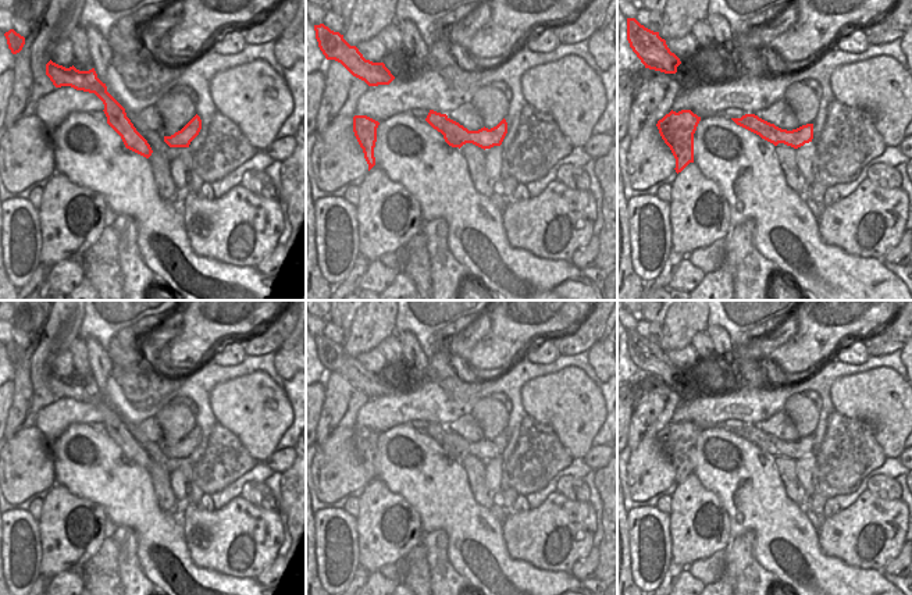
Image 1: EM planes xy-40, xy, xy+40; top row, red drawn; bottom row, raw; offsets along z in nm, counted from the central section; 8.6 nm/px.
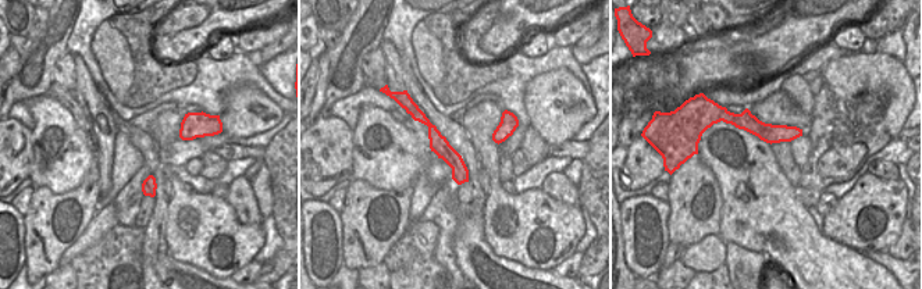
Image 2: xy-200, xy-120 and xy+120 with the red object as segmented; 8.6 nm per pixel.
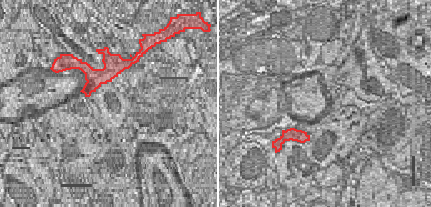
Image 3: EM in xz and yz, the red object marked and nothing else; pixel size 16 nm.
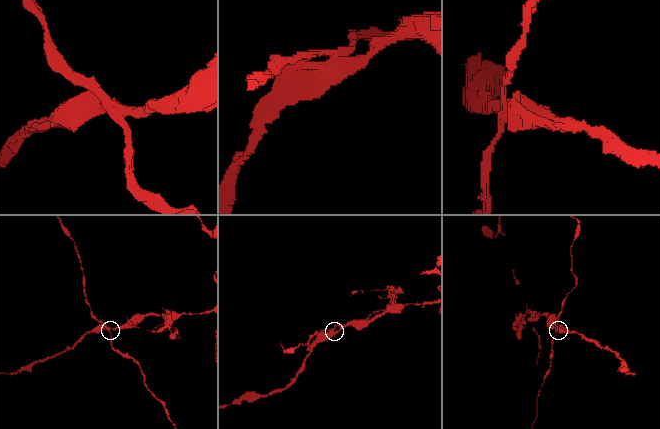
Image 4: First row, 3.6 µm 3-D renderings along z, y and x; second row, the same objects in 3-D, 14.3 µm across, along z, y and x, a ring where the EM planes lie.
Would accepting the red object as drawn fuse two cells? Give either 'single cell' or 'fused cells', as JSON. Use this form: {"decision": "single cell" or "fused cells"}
{"decision": "fused cells"}

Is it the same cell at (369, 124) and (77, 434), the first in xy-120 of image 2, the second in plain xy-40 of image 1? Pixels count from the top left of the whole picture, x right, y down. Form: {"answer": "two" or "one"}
{"answer": "one"}

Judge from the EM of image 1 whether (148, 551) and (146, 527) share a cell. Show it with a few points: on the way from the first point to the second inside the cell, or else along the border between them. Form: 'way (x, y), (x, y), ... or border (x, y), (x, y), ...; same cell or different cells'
way (148, 545), (148, 533); same cell

